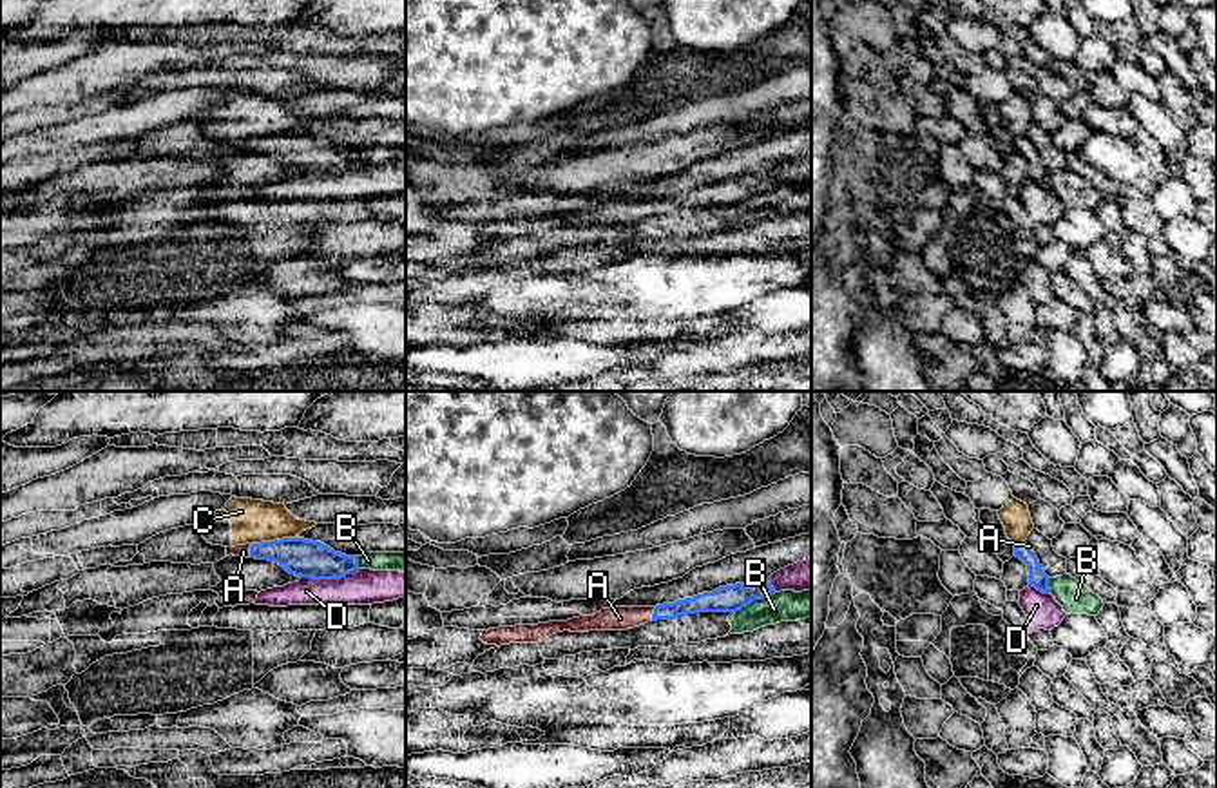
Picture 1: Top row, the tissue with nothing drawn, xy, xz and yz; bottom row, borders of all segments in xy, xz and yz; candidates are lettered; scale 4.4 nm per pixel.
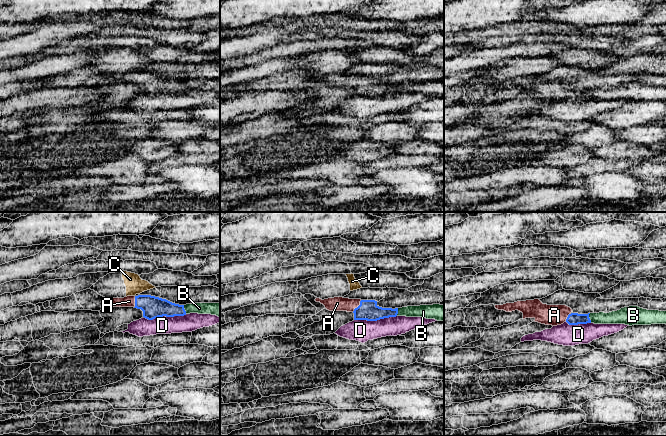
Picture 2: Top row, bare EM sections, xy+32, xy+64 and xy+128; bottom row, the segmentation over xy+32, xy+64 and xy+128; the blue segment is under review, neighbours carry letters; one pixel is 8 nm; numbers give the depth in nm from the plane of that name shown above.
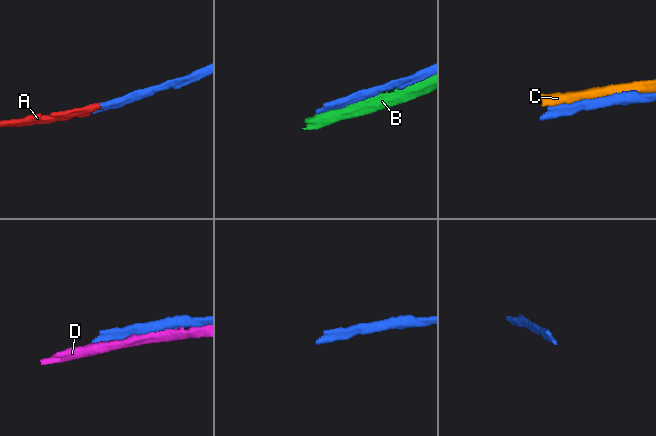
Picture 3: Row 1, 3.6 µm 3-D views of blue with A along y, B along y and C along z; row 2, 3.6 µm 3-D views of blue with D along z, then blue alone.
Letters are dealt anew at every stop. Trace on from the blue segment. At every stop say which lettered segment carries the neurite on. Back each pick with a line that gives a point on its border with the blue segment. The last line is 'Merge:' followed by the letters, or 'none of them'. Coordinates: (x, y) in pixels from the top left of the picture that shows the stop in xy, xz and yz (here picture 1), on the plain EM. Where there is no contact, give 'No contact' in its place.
A: Touches blue at xz (652, 209)
Merge: A

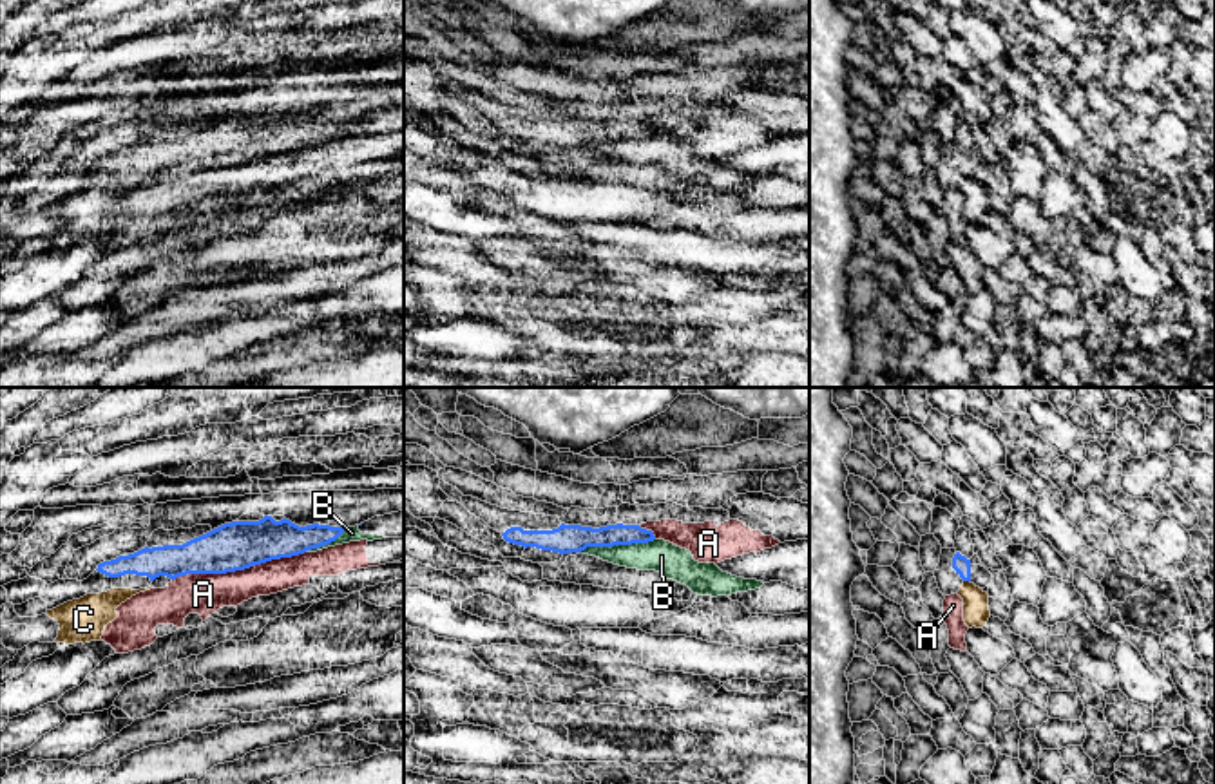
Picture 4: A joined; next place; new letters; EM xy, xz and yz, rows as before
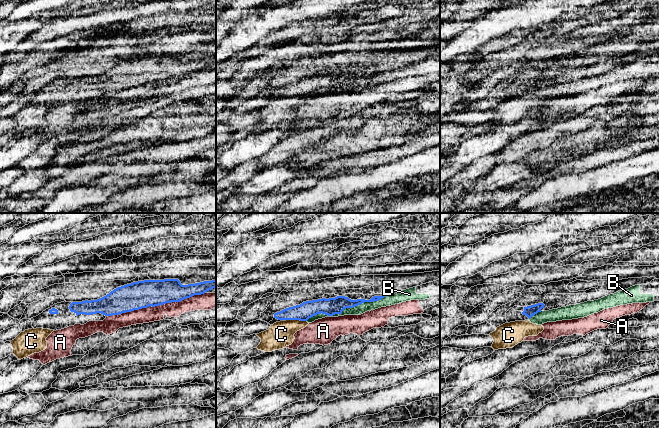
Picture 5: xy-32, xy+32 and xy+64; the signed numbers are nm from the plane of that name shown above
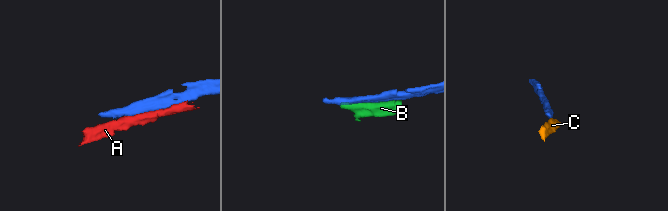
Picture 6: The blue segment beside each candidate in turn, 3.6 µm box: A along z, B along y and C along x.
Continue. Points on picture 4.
Merge: none of them

